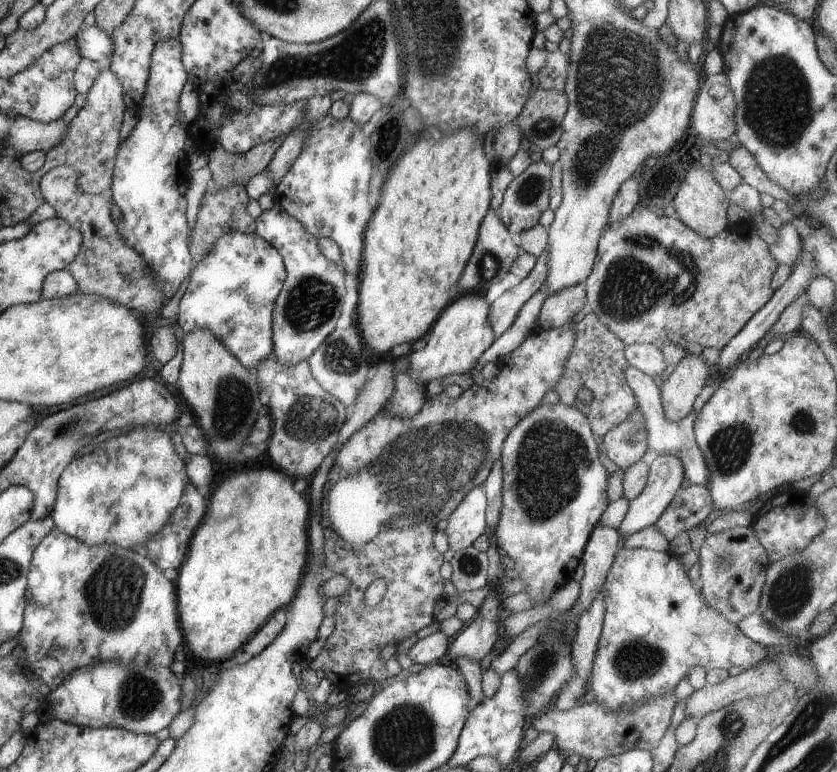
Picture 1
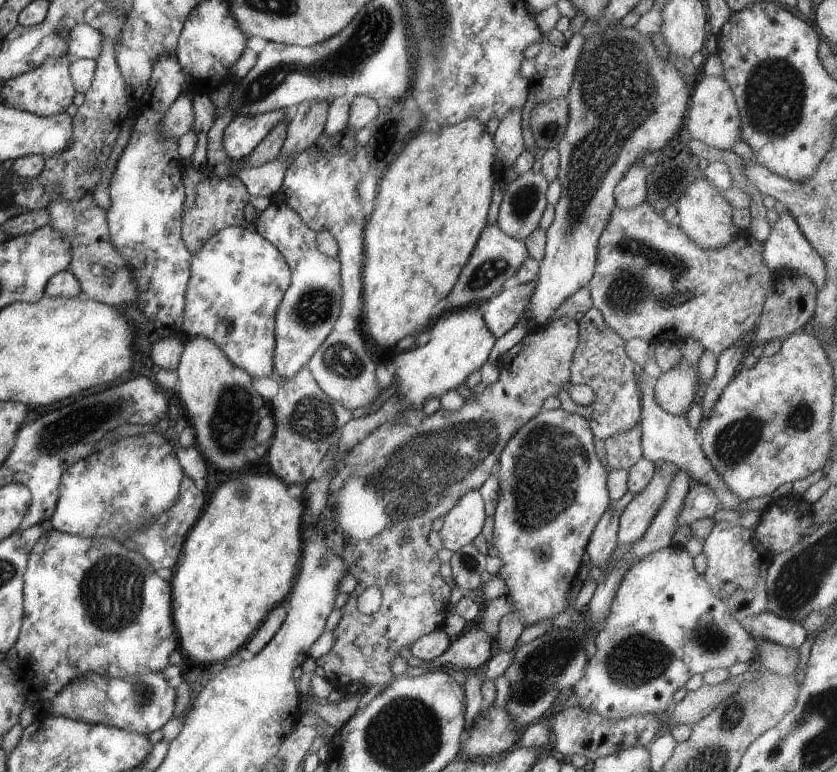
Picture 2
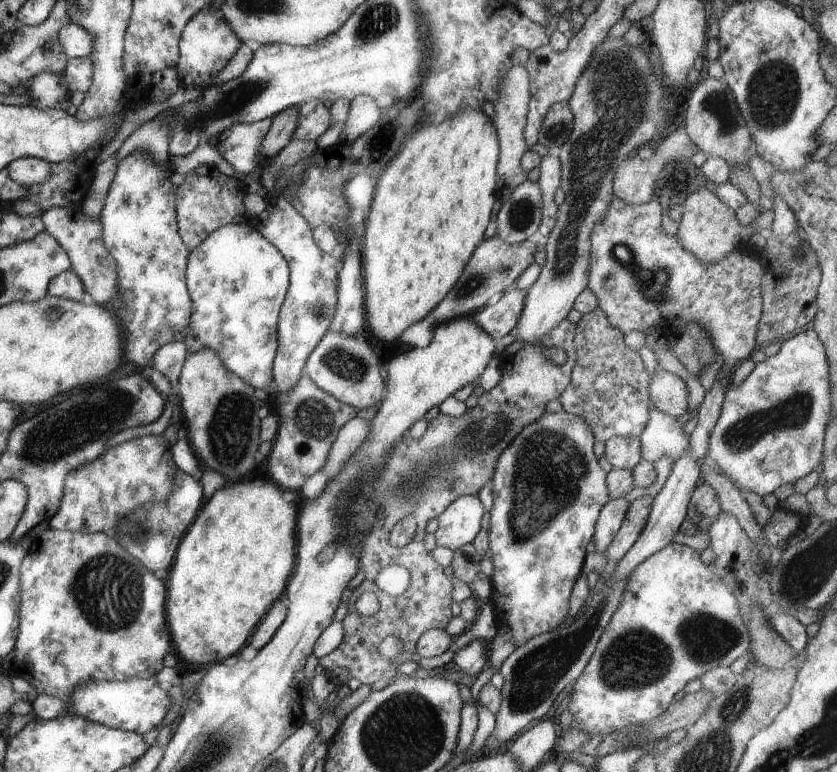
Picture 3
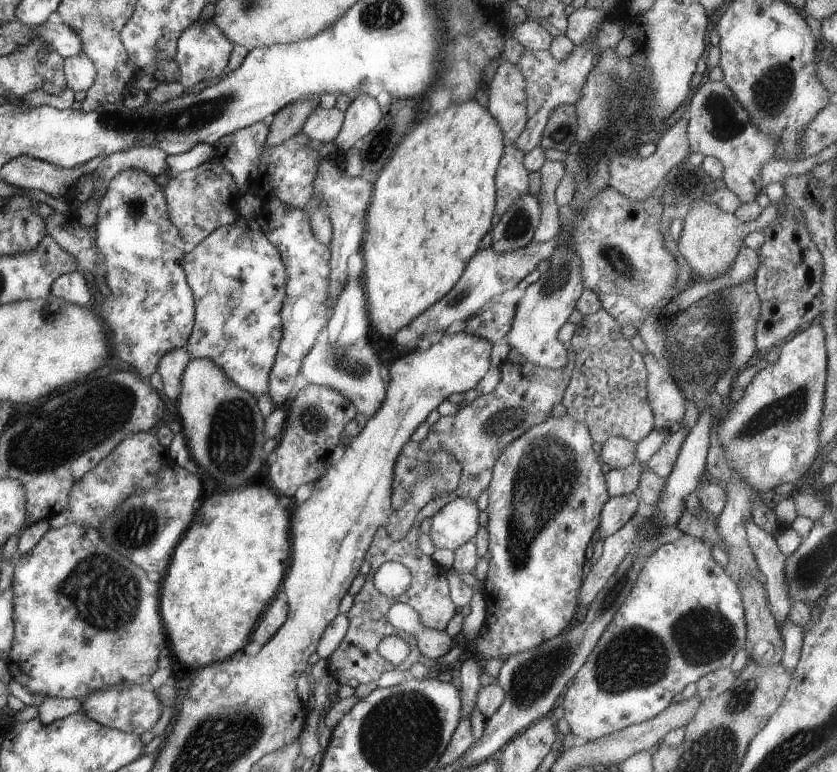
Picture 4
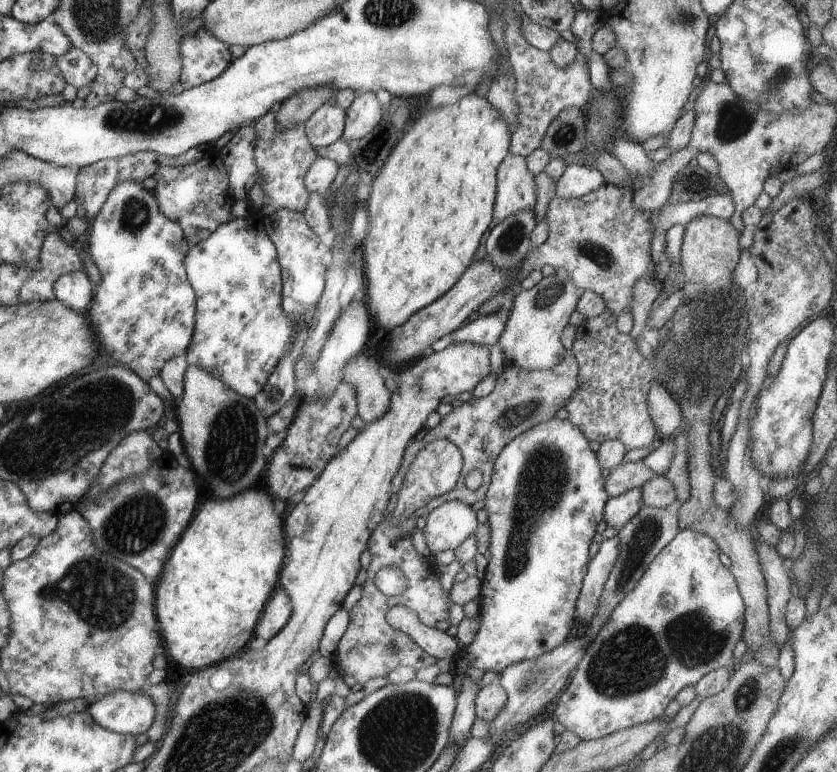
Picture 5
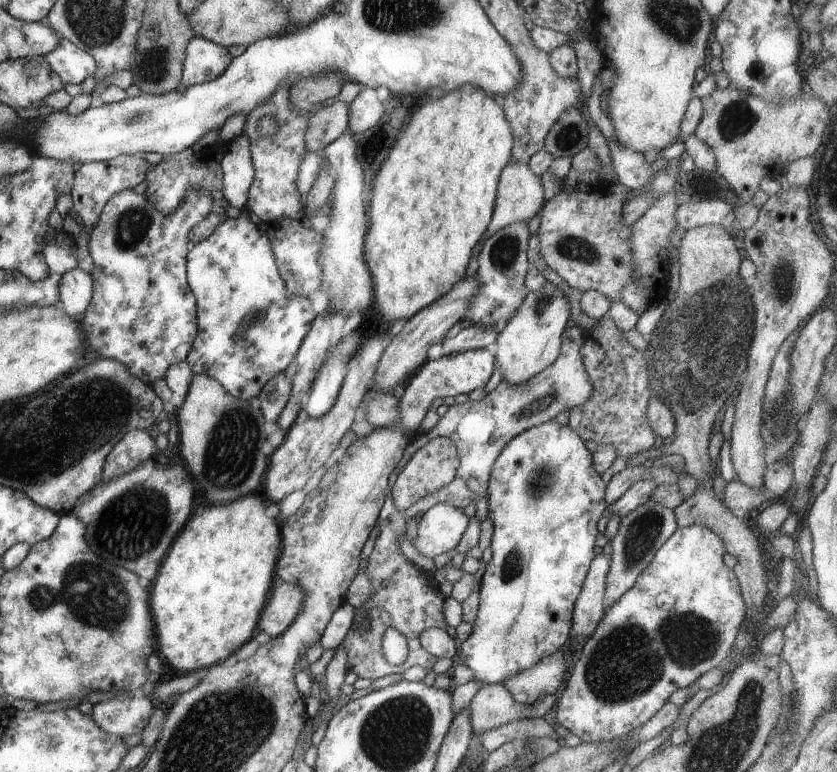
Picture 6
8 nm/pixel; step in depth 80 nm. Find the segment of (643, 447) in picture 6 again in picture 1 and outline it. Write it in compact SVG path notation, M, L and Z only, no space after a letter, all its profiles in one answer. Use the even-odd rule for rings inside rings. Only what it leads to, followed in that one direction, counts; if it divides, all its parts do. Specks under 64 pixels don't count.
M594 313L584 316L580 322L574 322L571 327L575 341L555 391L560 402L574 405L588 417L596 436L604 436L638 407L637 398L625 379L625 370L629 367L625 357L626 346ZM581 388L588 388L592 392L590 402L576 398L575 391Z

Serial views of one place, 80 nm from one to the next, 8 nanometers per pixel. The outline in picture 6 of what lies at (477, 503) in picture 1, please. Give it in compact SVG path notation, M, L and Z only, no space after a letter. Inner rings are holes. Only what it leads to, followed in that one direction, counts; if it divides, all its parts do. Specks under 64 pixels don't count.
M452 504L432 506L419 520L413 546L420 554L432 559L453 552L470 522L464 510L454 508Z

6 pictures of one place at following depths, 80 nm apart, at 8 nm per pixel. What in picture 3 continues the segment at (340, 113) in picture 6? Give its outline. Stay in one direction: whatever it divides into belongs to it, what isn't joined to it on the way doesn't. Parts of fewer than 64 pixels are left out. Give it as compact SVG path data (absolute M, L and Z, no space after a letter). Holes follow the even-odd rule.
M308 101L304 103L299 110L298 126L293 132L292 140L298 141L315 141L321 134L332 124L332 117L323 102L320 101Z

